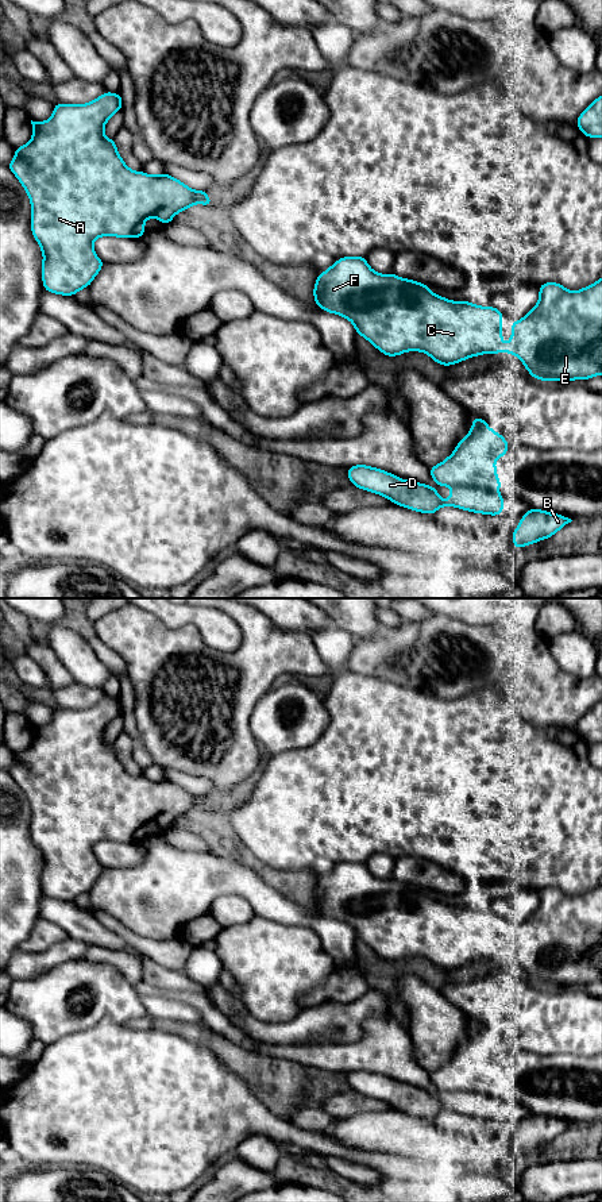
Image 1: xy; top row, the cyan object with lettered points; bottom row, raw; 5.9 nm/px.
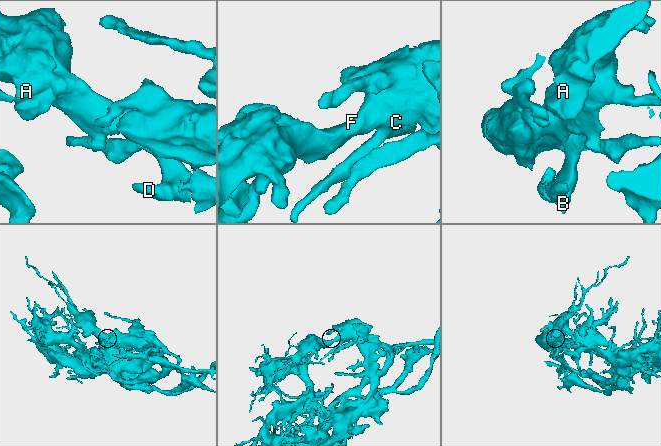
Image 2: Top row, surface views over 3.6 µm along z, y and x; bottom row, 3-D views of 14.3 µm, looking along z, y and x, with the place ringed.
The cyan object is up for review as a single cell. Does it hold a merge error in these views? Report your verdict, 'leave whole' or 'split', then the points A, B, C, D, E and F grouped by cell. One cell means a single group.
split; groups A C D E F / B

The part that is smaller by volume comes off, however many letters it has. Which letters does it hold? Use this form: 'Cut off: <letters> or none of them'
Cut off: B

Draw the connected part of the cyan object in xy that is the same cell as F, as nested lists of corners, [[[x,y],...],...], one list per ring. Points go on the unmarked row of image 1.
[[[343,862],[316,883],[313,902],[321,914],[348,924],[356,939],[367,944],[387,962],[398,962],[406,956],[428,959],[433,967],[451,971],[464,964],[493,959],[502,955],[514,959],[528,978],[540,986],[590,985],[602,981],[602,882],[590,891],[570,897],[557,887],[539,891],[540,904],[533,914],[521,925],[512,926],[512,944],[502,947],[502,917],[494,912],[481,912],[466,906],[452,906],[431,897],[429,891],[393,878],[374,877],[364,862]]]

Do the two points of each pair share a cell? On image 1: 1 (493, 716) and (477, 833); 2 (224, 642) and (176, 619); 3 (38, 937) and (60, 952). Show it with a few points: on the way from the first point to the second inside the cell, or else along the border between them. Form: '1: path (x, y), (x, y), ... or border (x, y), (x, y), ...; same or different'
1: path (466, 746), (464, 804); same
2: path (212, 630), (200, 617), (188, 617); same
3: border (68, 936), (41, 952), (26, 952), (20, 948); different

